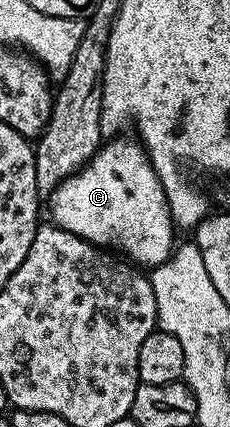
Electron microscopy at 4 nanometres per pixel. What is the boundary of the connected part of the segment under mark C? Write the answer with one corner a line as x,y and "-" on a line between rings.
120,137
117,141
101,144
96,154
84,168
73,177
68,177
50,195
52,201
51,220
61,229
70,231
91,245
99,245
105,251
115,251
137,266
155,267
167,260
174,250
172,229
174,222
168,206
168,196
160,182
160,176
154,171
148,151
139,140
131,141

